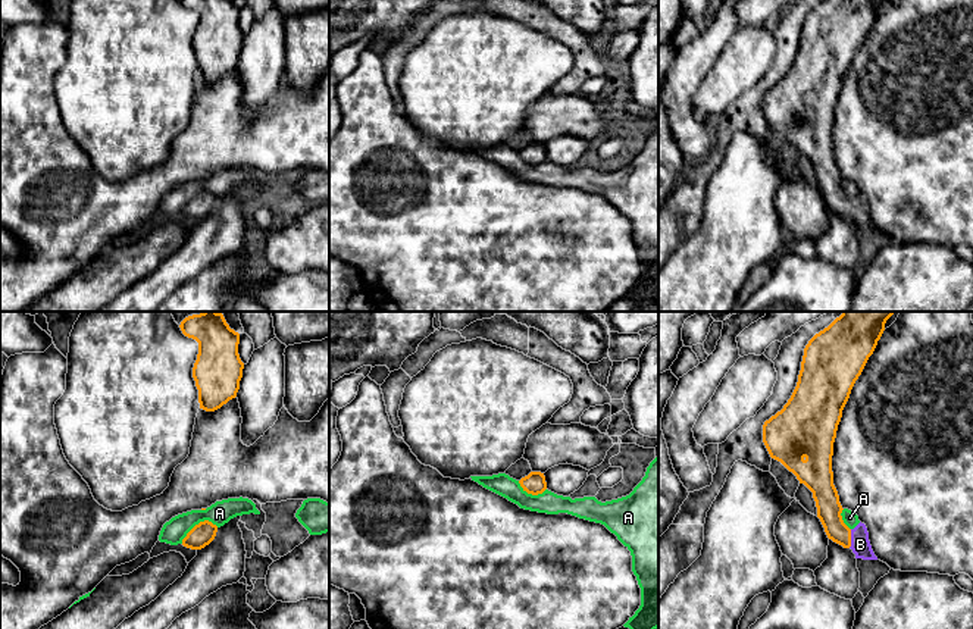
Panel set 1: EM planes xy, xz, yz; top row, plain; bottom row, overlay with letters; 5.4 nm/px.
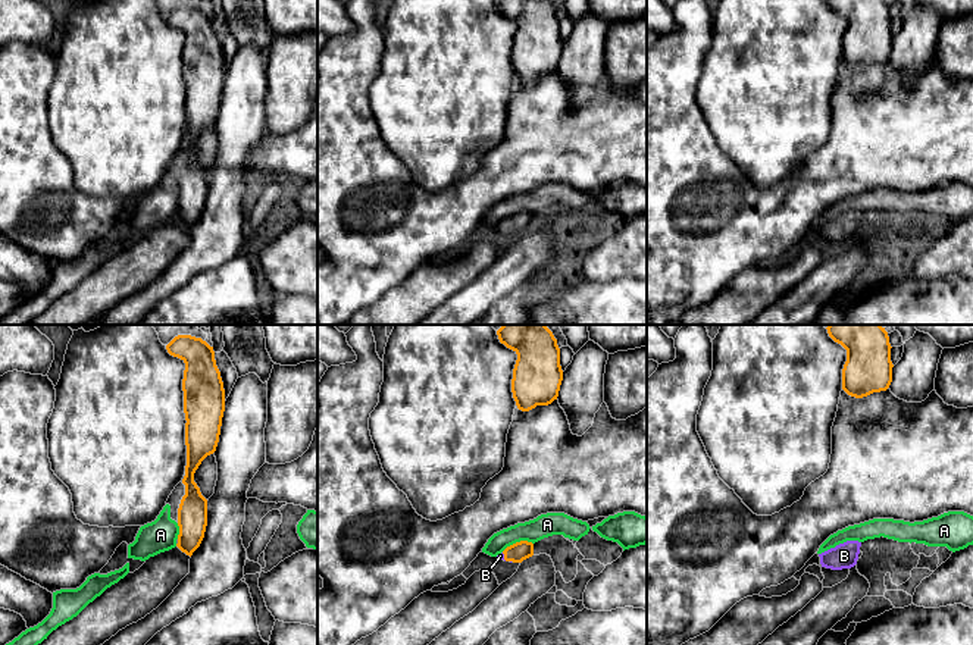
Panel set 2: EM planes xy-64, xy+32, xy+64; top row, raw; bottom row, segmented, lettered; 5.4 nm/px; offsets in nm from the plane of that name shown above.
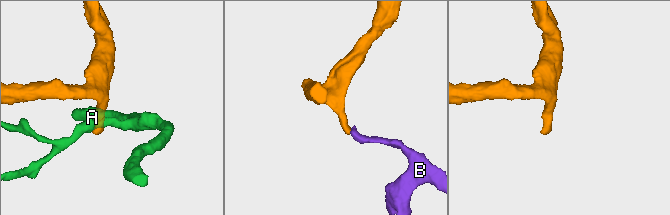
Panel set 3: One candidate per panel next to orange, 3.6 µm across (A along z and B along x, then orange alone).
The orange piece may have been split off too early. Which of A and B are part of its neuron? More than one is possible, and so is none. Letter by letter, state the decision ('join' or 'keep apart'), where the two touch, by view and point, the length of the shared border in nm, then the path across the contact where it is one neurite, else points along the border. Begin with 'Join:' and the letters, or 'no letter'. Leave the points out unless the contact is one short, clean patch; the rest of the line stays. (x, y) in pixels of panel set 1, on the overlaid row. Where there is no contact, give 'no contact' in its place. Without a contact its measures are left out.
Join: B
A: keep apart; meets orange in xy at (199, 523); contact 220 nm long; border along xy (218, 526), (207, 520), (200, 520), (181, 543)
B: join; meets orange in yz at (850, 538); contact 110 nm long; runs through yz (829, 509), (831, 519), (850, 538), (860, 544)

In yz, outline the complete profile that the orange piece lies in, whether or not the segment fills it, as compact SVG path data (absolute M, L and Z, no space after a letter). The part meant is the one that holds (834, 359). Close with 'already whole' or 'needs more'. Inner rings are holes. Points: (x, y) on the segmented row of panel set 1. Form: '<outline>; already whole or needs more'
M842 312L816 334L804 348L797 387L780 411L763 425L763 442L772 459L792 472L811 492L829 539L851 548L855 558L877 560L864 523L850 529L842 520L842 506L833 485L832 456L838 425L851 389L880 339L886 320L895 312Z; needs more

